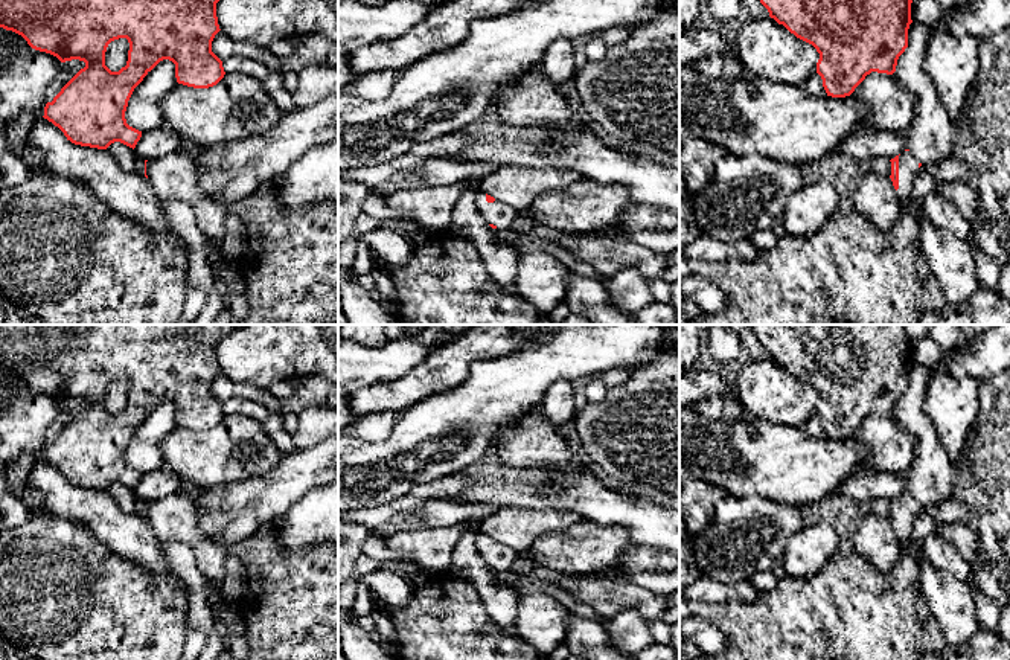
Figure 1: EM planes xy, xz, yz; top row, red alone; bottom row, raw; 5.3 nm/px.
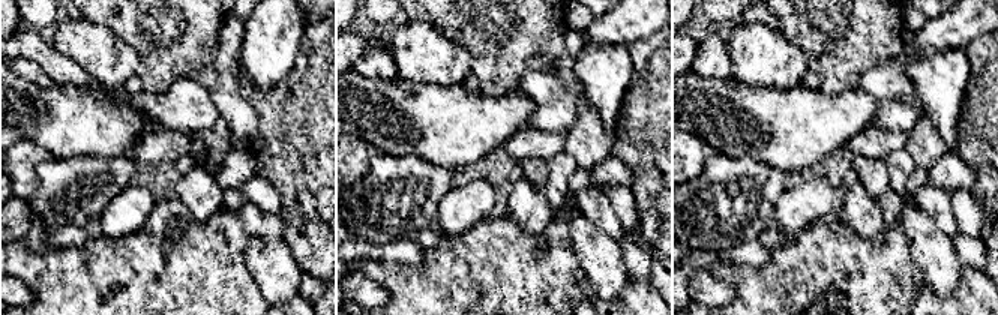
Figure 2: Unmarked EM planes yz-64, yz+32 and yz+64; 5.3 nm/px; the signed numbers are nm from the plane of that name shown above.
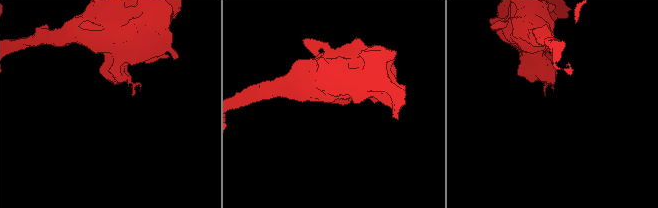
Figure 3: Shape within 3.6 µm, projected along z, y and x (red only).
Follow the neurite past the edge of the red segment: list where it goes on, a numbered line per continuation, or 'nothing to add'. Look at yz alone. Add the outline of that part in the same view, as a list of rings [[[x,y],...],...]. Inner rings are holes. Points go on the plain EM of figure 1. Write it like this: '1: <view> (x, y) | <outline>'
1: yz (908, 506) | [[[903,492],[899,497],[897,537],[899,537],[903,552],[913,550],[911,532],[913,532],[913,523],[914,523],[916,517],[919,515],[919,505],[920,503],[909,492]]]

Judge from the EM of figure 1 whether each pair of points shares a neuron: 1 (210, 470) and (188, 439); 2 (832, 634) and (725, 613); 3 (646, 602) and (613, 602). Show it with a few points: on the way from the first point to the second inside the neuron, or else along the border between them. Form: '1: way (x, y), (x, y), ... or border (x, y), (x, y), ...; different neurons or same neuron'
1: way (204, 462), (189, 447); same neuron
2: way (806, 634), (760, 634), (751, 628); same neuron
3: way (639, 601), (620, 601); same neuron

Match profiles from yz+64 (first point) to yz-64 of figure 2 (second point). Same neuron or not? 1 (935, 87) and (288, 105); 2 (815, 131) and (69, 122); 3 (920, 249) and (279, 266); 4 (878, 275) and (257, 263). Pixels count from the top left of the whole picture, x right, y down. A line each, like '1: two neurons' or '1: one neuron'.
1: two neurons
2: one neuron
3: one neuron
4: two neurons

